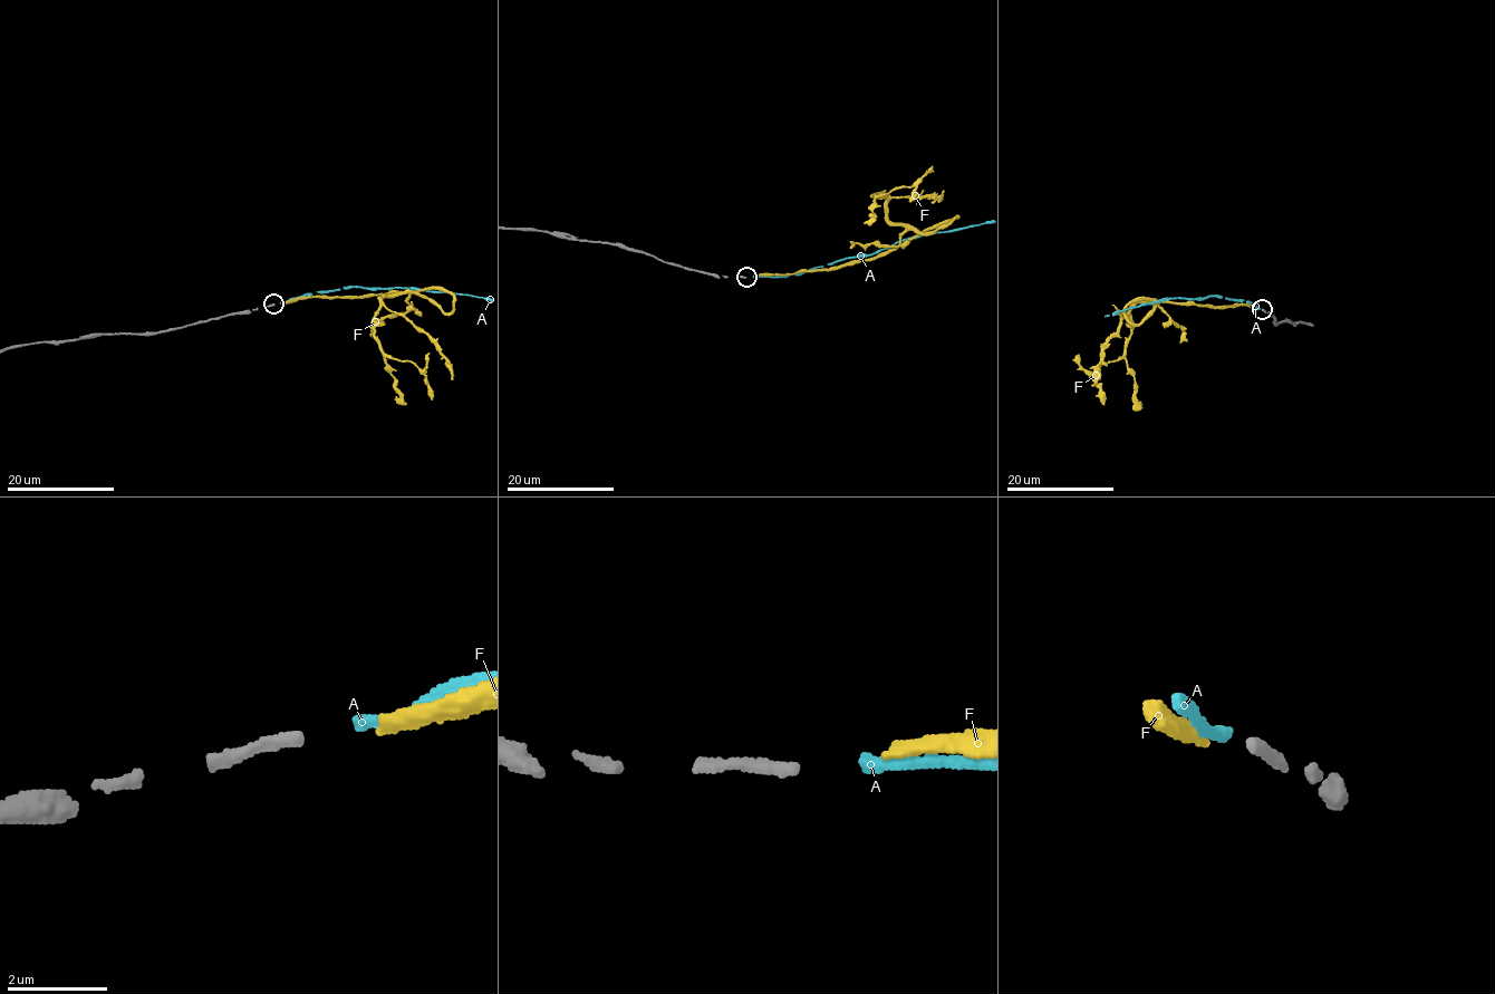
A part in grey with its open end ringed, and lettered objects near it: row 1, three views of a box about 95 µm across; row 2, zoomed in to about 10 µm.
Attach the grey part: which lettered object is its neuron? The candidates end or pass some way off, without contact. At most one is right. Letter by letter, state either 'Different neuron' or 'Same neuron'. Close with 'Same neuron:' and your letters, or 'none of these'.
A: Same neuron
F: Different neuron
Same neuron: A

